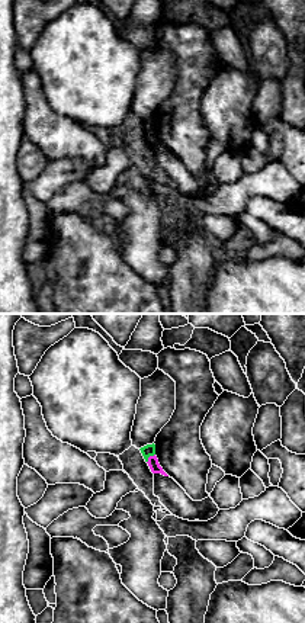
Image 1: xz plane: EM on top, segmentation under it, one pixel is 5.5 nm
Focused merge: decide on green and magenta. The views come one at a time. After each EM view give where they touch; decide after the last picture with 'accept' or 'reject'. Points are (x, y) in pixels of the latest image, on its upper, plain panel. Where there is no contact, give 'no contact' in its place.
meets green at (148, 131)

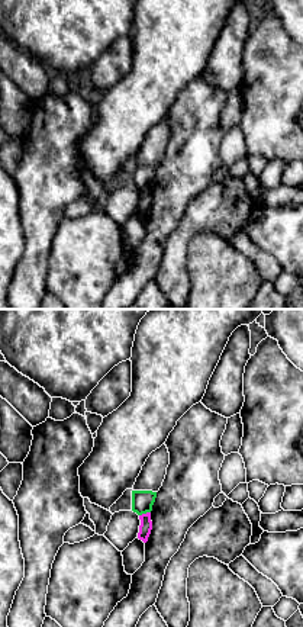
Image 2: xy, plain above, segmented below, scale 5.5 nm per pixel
meets green at (144, 187)

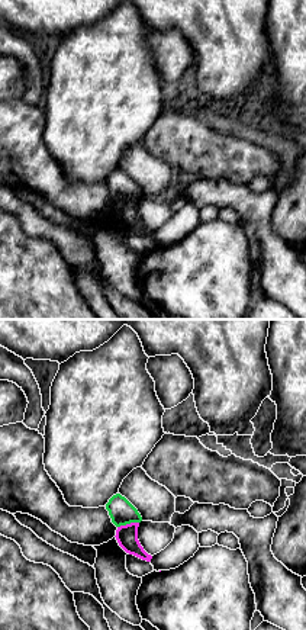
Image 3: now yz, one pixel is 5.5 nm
meets green at (128, 198)

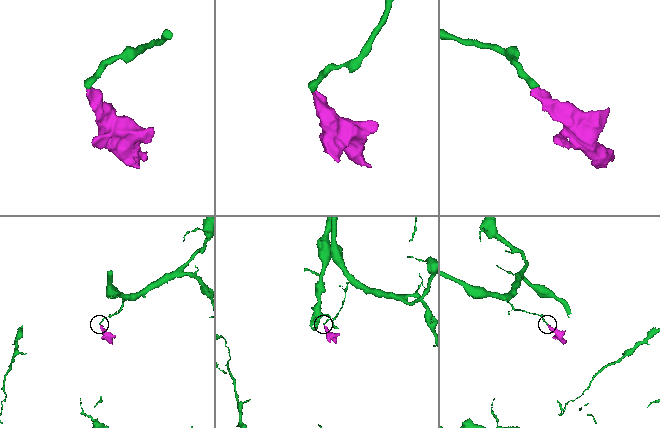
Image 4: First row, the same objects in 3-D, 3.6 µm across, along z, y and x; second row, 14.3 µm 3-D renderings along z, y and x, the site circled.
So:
reject

